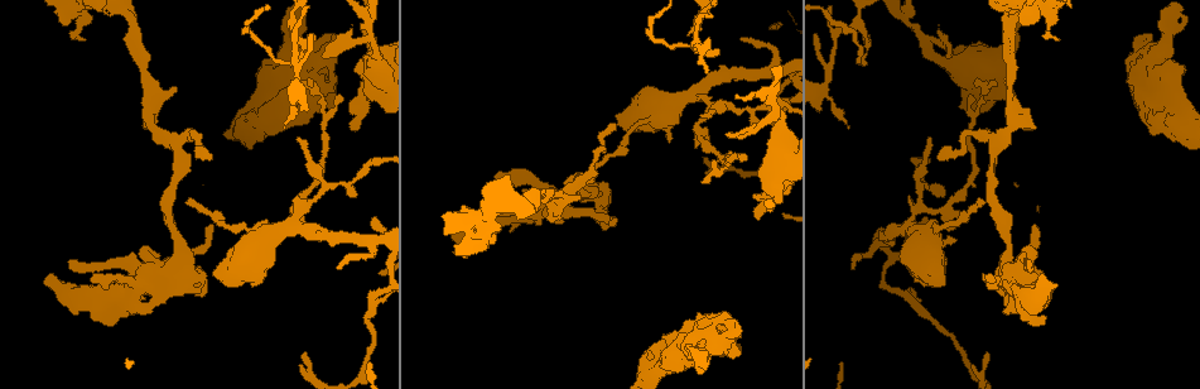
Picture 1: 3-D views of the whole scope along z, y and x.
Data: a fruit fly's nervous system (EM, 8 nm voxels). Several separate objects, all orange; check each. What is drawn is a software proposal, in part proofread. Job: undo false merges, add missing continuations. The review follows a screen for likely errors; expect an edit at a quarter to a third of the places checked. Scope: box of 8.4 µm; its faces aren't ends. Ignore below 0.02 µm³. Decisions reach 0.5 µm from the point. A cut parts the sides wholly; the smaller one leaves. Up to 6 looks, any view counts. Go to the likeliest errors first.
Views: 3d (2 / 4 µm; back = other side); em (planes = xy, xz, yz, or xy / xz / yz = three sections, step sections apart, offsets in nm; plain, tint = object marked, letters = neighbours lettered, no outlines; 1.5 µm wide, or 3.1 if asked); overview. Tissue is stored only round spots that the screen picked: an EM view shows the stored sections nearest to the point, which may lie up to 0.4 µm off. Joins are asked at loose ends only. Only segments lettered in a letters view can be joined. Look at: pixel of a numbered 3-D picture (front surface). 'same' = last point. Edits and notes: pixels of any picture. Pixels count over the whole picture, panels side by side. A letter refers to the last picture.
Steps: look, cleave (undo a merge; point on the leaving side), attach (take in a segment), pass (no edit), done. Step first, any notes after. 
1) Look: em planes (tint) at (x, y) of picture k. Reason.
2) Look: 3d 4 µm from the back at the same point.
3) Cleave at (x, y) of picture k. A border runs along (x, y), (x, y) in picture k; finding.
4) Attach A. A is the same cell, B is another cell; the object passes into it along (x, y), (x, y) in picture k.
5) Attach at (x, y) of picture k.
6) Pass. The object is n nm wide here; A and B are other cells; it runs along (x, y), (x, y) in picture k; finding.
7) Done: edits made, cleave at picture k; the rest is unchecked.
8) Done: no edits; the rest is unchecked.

Look: 3d 2 µm at (188, 274) of picture 1. Three arms meet.

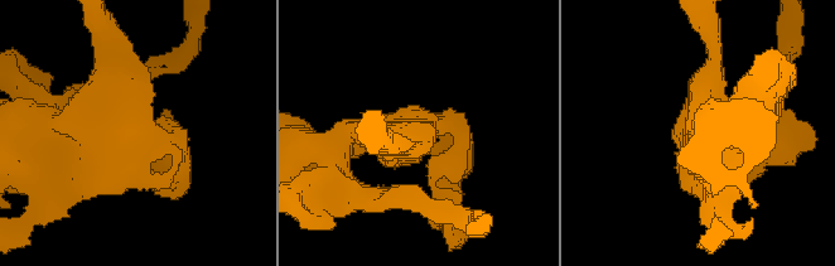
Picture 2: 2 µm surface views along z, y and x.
Look: em xy step 8 (tint) at (143, 133) of picture 2.

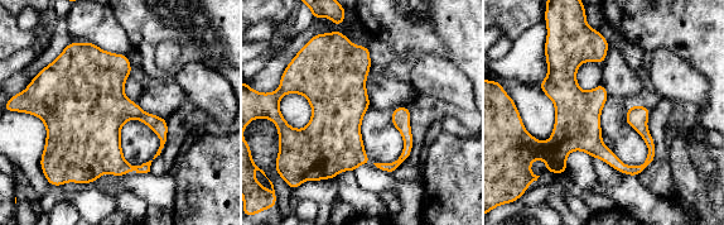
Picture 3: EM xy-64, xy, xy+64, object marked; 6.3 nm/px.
Look: em planes (letters) at the same point. Cut it another way.

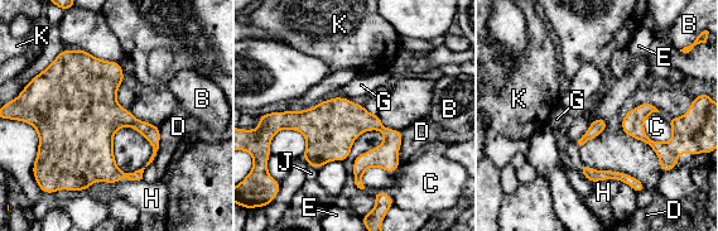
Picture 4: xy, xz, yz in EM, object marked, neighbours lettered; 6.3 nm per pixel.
Pass. B, C, D, E, G, H, J and K are other cells; continuous, no second cell.

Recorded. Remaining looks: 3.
Look: 3d 4 µm from the back at (989, 273) of picture 1. Free end.

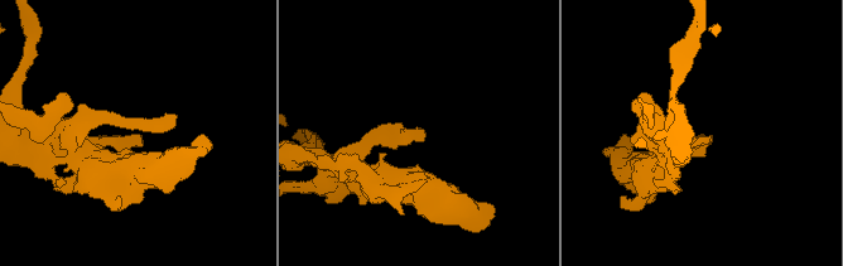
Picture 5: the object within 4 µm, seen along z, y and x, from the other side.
Look: em planes (letters) at (137, 137) of picture 5. Now the EM.

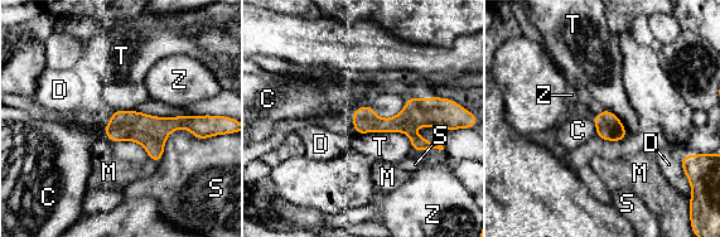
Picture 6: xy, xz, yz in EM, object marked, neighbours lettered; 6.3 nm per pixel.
Pass. The object is 160 nm wide here; C, D, M, S, T and Z are other cells; it runs along (197, 126), (120, 127), (109, 134) in picture 6; no lettered segment goes on from it.

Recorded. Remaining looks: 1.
Look: em xy step 8 (letters) at (580, 195) of picture 1. Thin end.

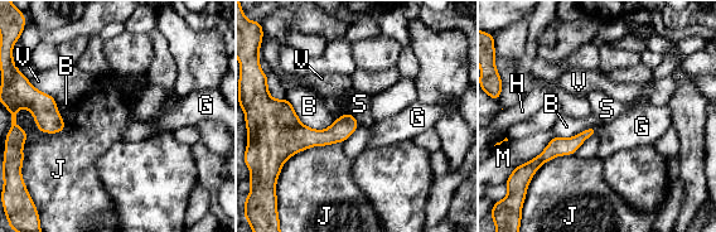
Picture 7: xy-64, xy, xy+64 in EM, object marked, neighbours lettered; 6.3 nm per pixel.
Pass. B, G, H, J, M, S and V are other cells; a border runs along (343, 141), (300, 150), (282, 167) in picture 7; none of them fits.

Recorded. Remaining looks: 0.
Done: no edits; the rest is unchecked.

